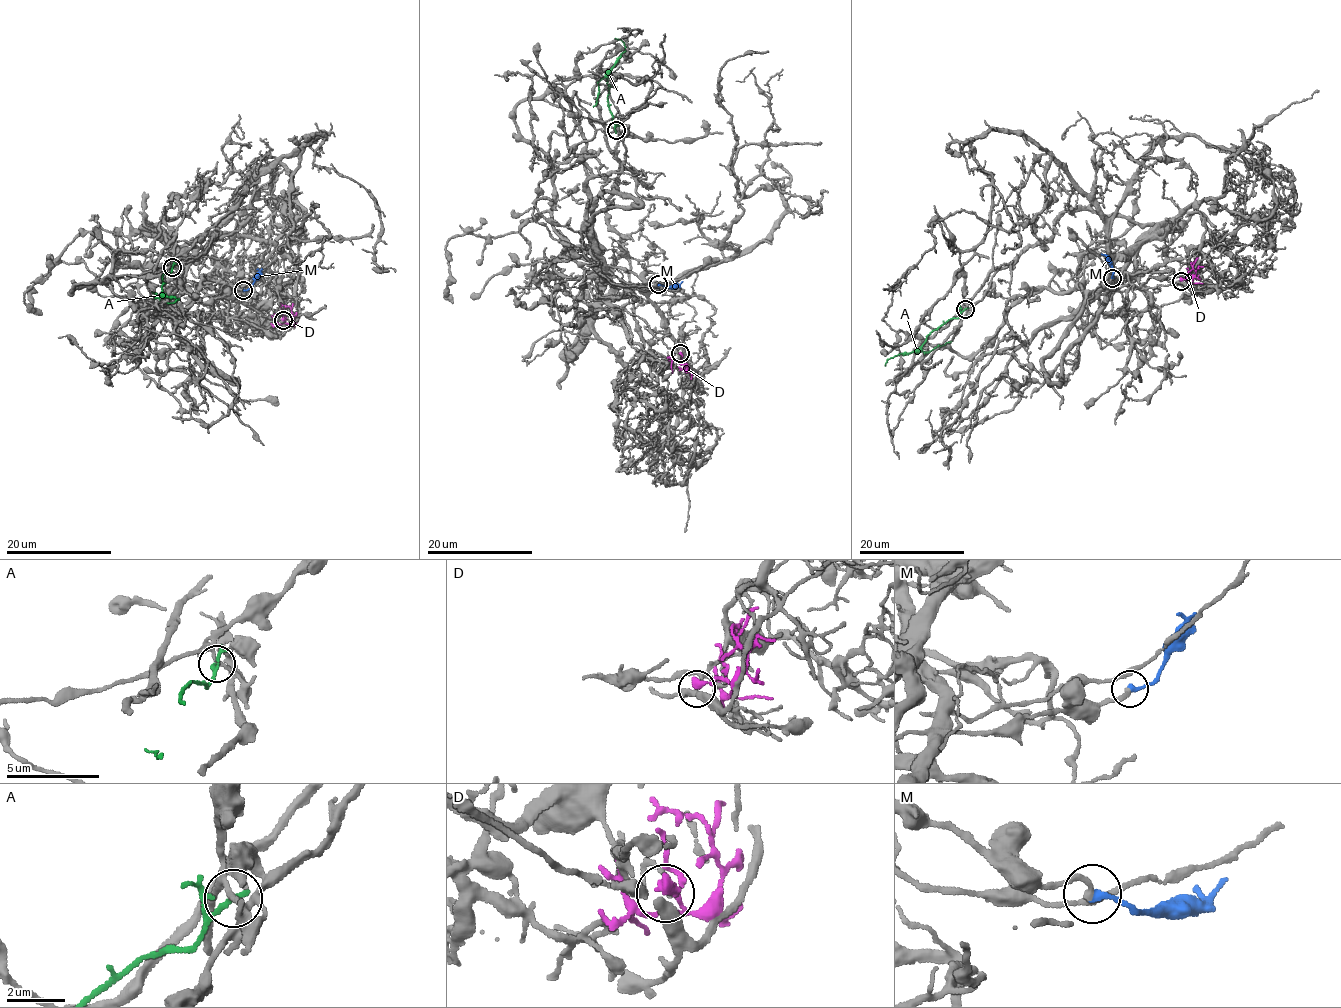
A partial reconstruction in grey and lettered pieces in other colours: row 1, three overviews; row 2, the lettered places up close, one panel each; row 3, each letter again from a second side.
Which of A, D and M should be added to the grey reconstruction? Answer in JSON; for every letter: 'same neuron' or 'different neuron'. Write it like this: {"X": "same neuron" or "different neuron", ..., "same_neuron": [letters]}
{"A": "different neuron", "D": "different neuron", "M": "same neuron", "same_neuron": ["M"]}

